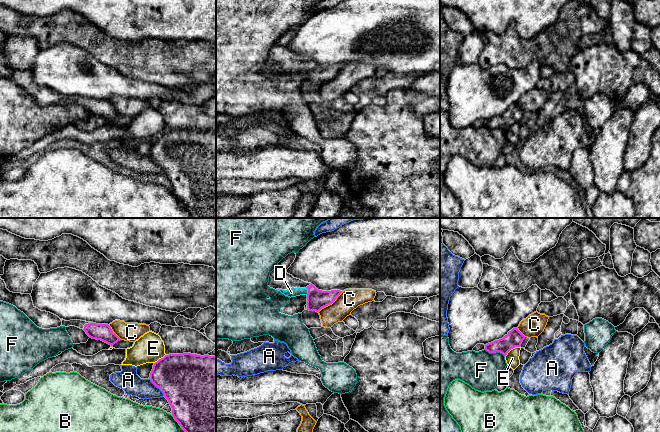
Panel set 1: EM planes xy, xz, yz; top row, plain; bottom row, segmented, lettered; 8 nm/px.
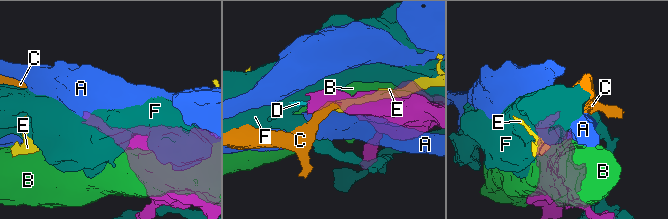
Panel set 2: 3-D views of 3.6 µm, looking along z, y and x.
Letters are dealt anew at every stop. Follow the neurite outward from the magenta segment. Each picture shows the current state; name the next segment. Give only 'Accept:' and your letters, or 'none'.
Accept: D

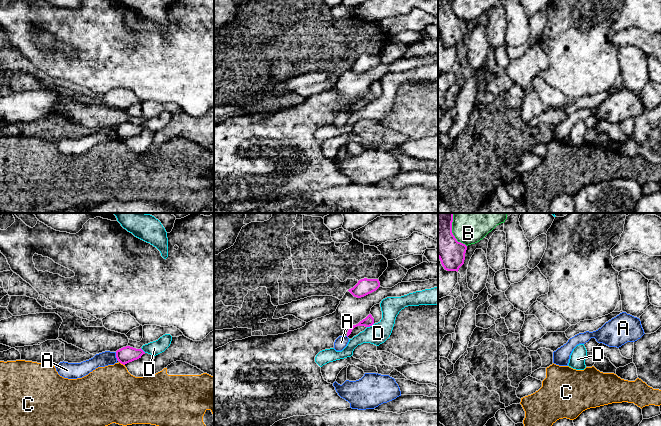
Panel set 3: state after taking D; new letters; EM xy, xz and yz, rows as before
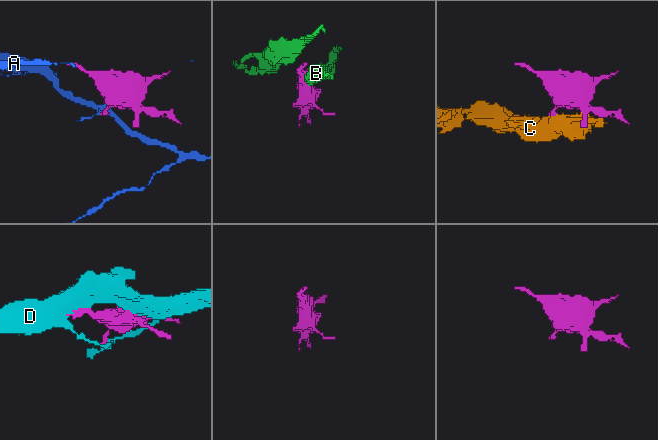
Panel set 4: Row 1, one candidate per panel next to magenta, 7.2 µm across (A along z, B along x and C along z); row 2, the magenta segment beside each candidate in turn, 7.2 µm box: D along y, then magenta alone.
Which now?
Accept: none

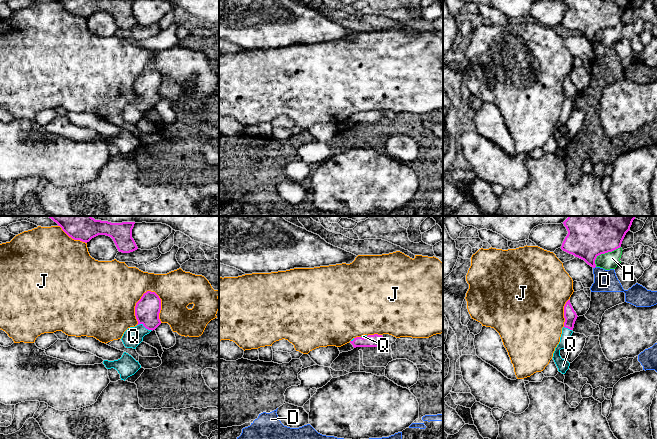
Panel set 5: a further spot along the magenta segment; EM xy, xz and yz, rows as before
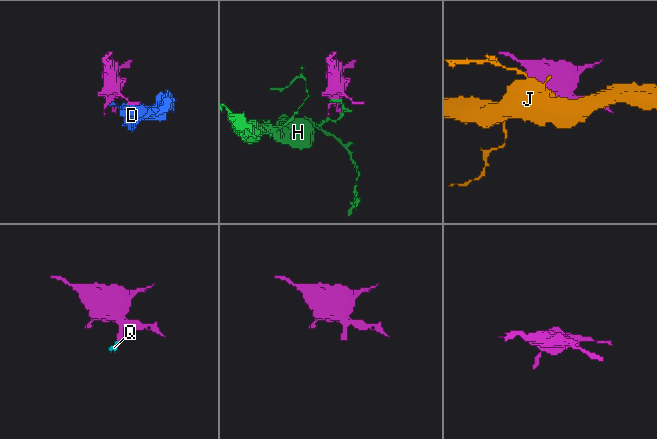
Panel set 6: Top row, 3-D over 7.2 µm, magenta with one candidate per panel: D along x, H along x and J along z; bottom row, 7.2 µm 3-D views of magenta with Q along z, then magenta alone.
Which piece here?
Accept: Q

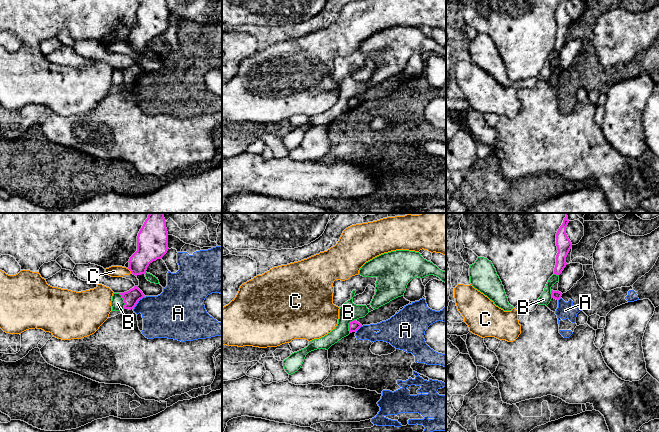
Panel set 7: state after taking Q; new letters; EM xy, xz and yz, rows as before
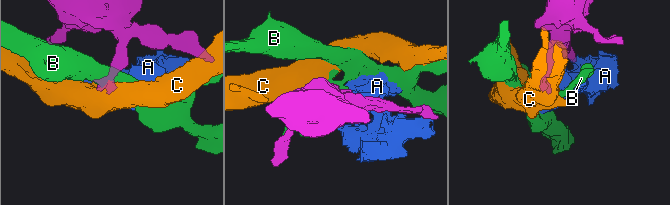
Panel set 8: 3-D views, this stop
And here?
Accept: none

